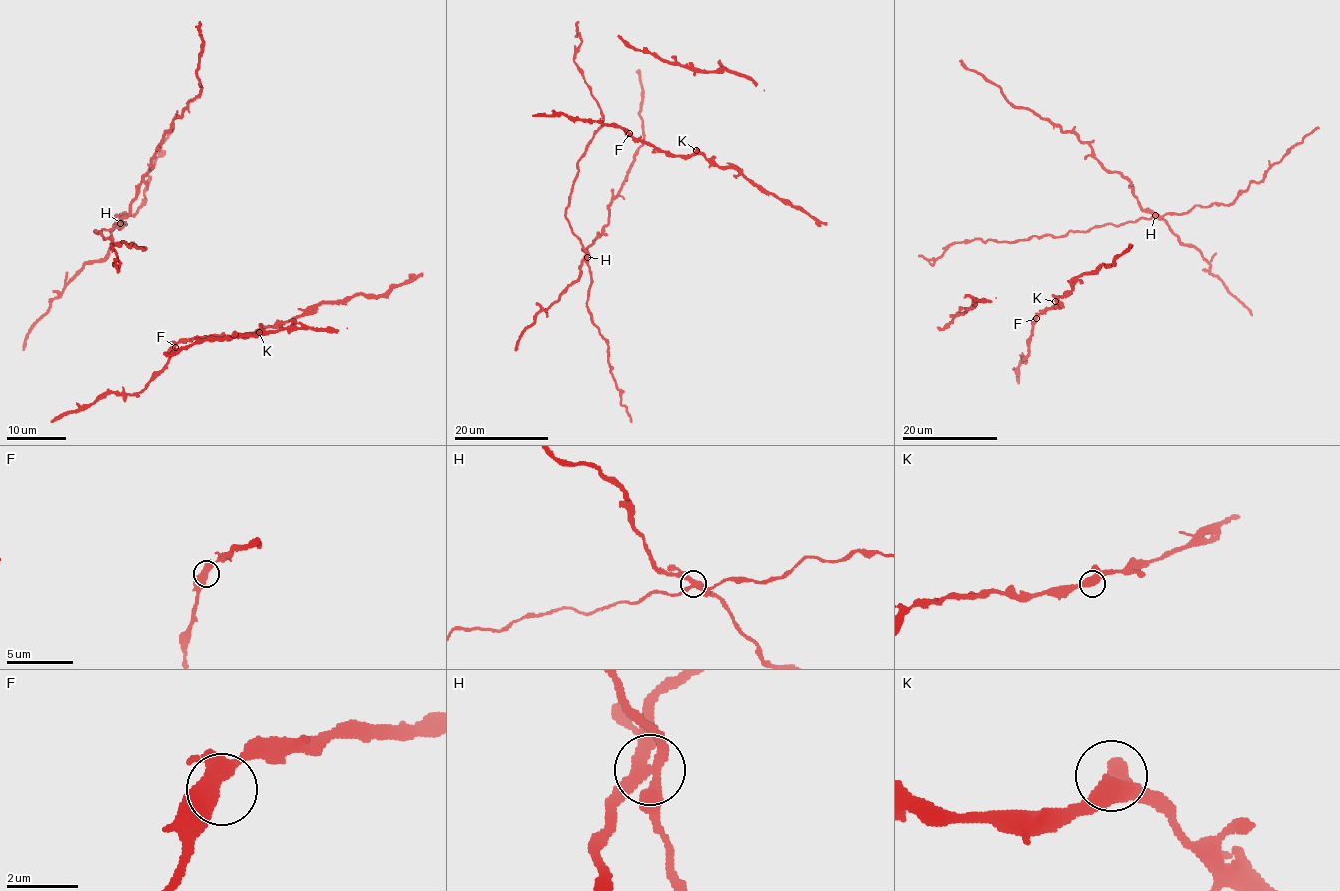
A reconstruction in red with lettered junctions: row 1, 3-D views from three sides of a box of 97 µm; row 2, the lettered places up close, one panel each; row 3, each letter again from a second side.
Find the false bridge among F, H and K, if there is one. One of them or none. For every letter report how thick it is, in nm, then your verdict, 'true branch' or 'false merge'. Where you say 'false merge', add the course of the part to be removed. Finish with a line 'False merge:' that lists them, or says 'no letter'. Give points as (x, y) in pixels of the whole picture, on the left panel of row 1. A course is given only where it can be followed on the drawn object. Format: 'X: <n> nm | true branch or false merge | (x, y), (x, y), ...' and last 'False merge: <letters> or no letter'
F: 420 nm | true branch
H: 360 nm | false merge | (120, 224), (129, 214), (137, 187), (151, 169), (152, 156), (163, 135), (199, 94), (200, 21)
K: 380 nm | true branch
False merge: H

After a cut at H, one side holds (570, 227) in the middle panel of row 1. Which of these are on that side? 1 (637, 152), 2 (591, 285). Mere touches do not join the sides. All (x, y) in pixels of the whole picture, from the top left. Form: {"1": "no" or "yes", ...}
{"1": "no", "2": "yes"}

